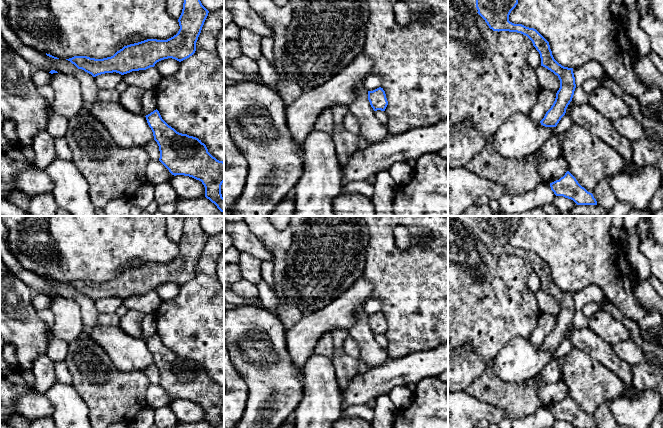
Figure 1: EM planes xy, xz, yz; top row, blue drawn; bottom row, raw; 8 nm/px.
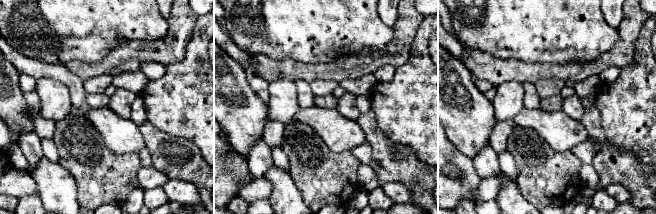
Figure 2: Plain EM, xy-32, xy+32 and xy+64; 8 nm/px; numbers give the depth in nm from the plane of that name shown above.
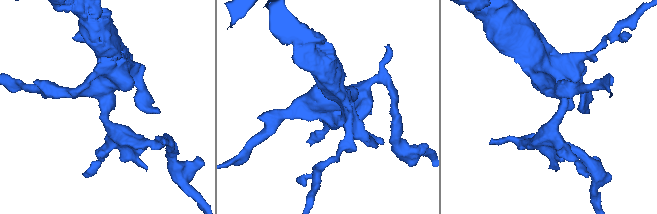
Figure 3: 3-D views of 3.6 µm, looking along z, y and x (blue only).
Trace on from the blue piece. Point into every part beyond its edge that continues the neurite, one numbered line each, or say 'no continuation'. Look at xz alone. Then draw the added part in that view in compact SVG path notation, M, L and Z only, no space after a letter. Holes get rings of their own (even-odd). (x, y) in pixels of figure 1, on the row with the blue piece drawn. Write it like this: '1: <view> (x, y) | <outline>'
no continuation

